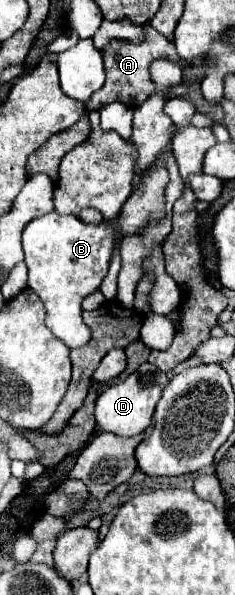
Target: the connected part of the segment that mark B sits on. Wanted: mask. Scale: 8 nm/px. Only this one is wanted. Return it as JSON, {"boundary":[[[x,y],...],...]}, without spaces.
{"boundary":[[[56,211],[44,217],[32,219],[22,233],[22,249],[28,265],[28,287],[42,299],[46,309],[46,327],[70,349],[82,347],[90,341],[90,329],[82,321],[82,301],[86,295],[94,293],[108,273],[108,263],[112,257],[112,245],[116,243],[114,231],[106,225],[86,225],[74,215],[60,215]]]}

